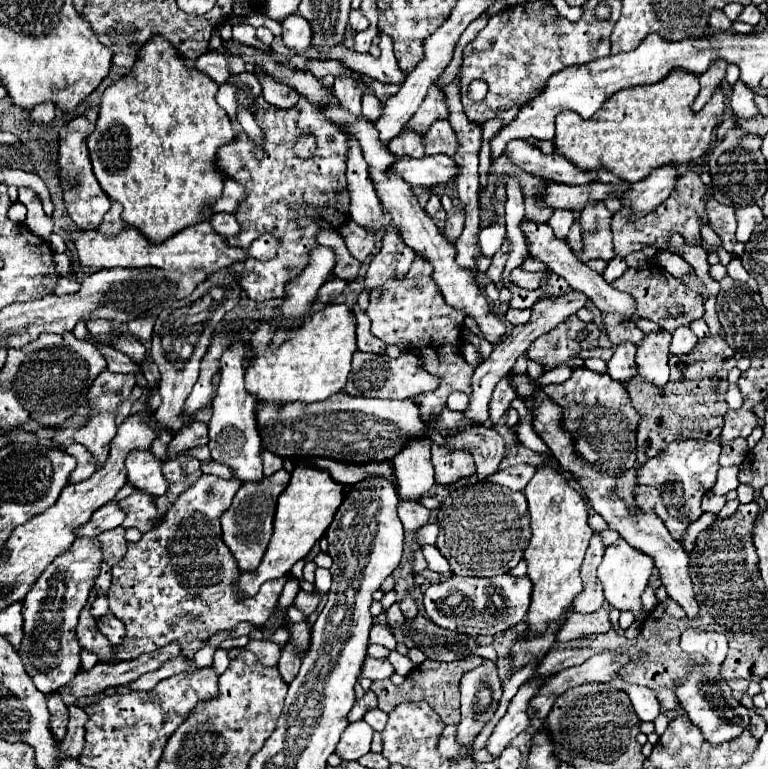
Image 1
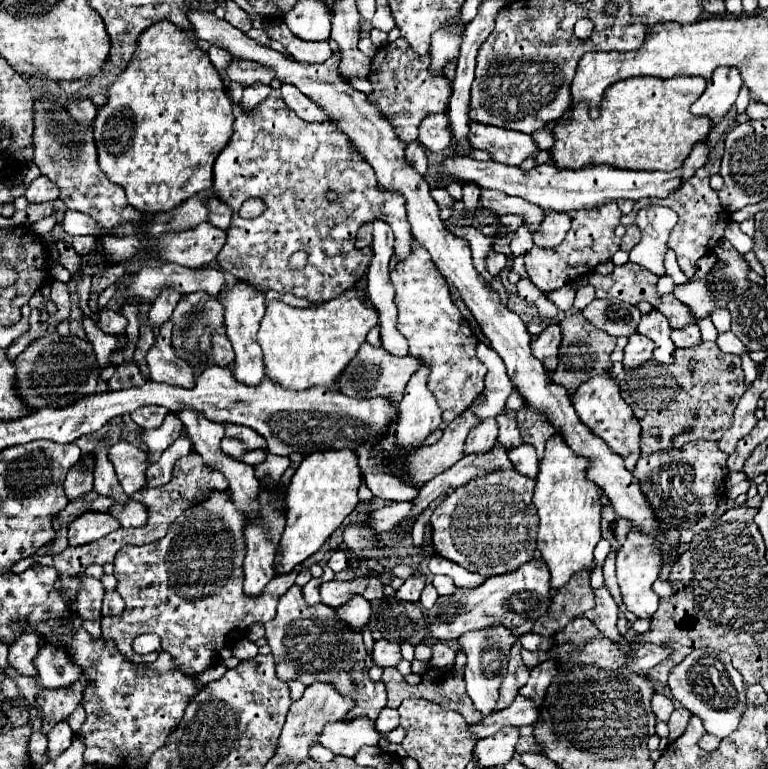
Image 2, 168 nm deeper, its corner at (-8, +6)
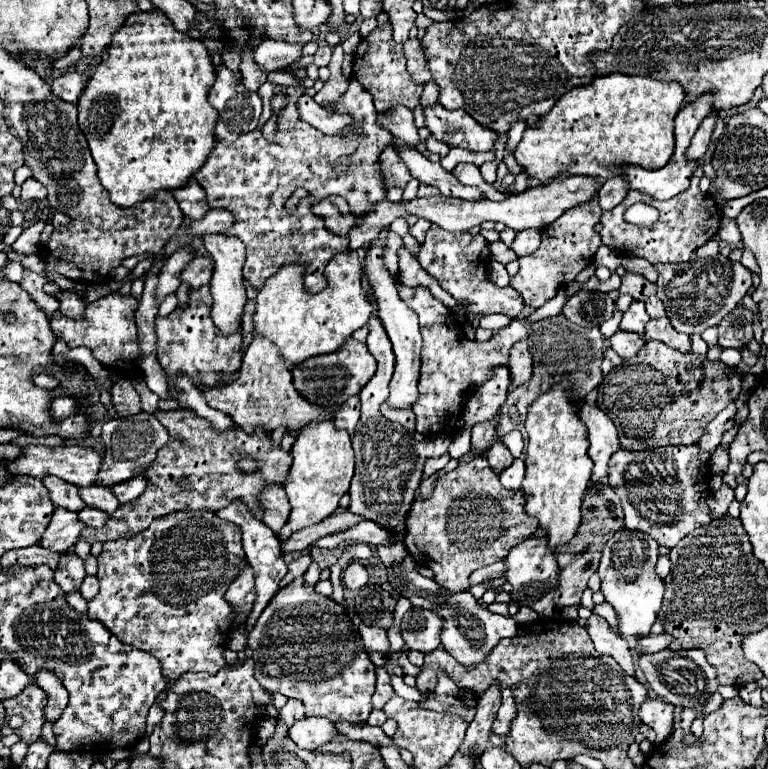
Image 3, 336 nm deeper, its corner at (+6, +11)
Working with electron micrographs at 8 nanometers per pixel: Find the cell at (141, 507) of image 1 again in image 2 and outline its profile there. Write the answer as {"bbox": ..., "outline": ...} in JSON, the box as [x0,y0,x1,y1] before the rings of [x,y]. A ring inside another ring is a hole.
{"bbox":[109,499,147,527],"outline":[[[129,499],[127,505],[113,505],[109,513],[119,519],[121,527],[143,527],[147,523],[147,509],[135,499]]]}

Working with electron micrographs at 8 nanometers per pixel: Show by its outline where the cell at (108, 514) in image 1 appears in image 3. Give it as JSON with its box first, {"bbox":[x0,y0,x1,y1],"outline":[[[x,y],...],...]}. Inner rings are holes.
{"bbox":[39,508,85,552],"outline":[[[57,508],[51,516],[51,522],[39,540],[39,546],[49,548],[51,552],[65,552],[73,548],[85,524],[77,520],[77,512],[69,512],[65,508]]]}

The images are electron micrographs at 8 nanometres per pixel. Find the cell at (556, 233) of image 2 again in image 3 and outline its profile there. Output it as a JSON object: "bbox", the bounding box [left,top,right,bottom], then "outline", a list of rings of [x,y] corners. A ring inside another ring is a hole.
{"bbox":[511,230,541,258],"outline":[[[521,230],[515,236],[515,242],[511,244],[511,250],[521,258],[521,256],[529,256],[531,252],[537,250],[537,246],[541,244],[541,230]]]}

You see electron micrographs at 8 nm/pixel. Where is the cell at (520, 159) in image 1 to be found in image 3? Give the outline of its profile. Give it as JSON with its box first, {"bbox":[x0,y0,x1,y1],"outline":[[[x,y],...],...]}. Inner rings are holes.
{"bbox":[425,104,497,152],"outline":[[[441,104],[425,106],[425,128],[453,148],[469,148],[473,152],[487,152],[495,146],[497,134],[477,124],[465,110],[447,110]]]}

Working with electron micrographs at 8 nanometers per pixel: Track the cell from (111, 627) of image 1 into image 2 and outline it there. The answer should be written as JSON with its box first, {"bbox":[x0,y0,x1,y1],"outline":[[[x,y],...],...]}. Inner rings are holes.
{"bbox":[103,591,125,617],"outline":[[[107,591],[105,593],[105,601],[103,601],[103,617],[117,617],[117,615],[121,615],[123,613],[123,609],[125,609],[125,603],[123,603],[123,599],[121,599],[121,595],[117,593],[117,591]]]}

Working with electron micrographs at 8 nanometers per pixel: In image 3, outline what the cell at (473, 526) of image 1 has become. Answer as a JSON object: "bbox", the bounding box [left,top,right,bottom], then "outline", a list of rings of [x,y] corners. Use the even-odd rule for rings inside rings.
{"bbox":[403,458,537,592],"outline":[[[485,458],[459,462],[453,472],[437,478],[435,490],[429,498],[417,496],[407,516],[403,544],[417,564],[433,570],[439,586],[449,592],[463,592],[465,578],[469,578],[469,574],[481,566],[503,560],[513,546],[537,532],[537,518],[529,516],[523,506],[523,492],[505,490]],[[463,498],[471,502],[469,508],[459,508]]]}

